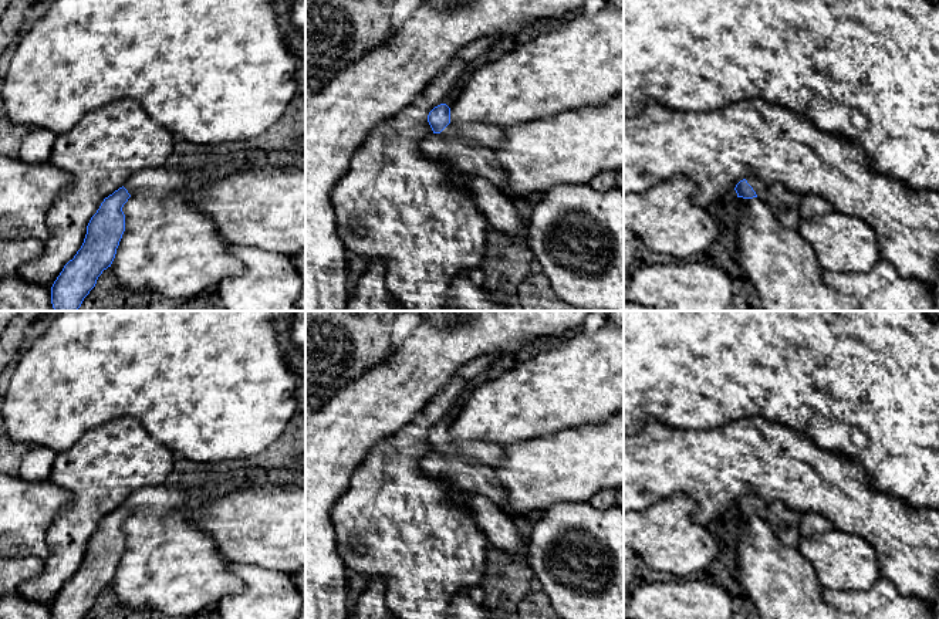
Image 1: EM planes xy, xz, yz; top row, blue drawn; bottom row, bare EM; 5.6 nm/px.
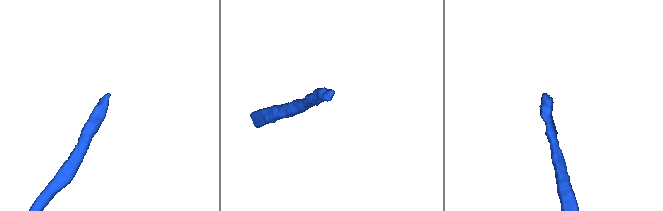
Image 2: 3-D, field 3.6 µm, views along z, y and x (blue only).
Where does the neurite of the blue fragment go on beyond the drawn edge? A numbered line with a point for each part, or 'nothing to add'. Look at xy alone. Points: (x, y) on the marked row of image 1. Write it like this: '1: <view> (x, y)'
1: xy (162, 182)

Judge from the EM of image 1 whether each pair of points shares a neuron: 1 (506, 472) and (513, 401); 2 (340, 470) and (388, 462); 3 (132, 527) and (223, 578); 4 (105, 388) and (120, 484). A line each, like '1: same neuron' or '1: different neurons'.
1: different neurons
2: different neurons
3: same neuron
4: different neurons

